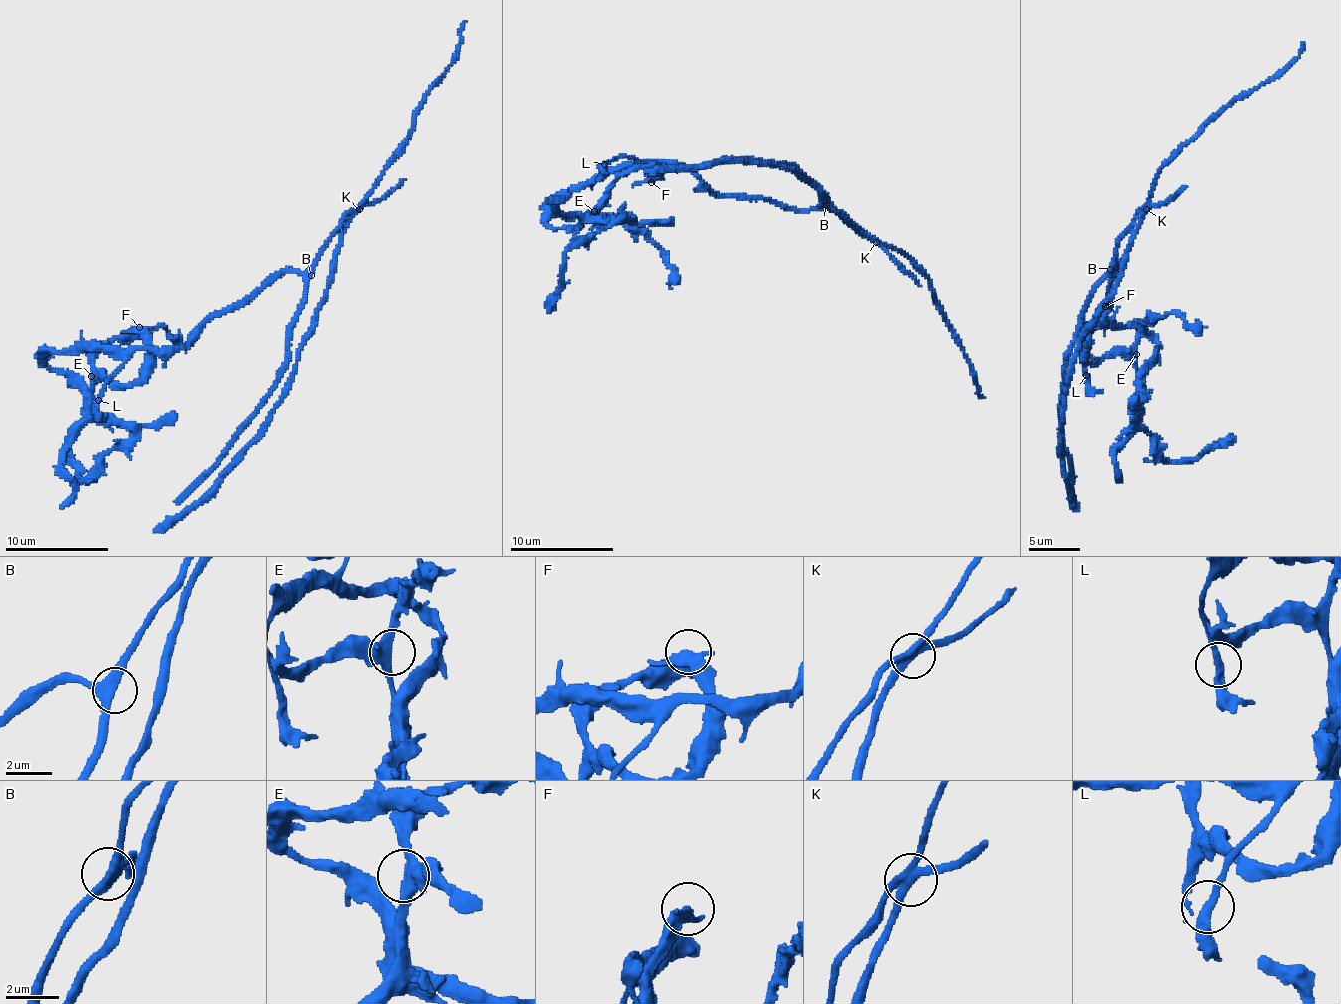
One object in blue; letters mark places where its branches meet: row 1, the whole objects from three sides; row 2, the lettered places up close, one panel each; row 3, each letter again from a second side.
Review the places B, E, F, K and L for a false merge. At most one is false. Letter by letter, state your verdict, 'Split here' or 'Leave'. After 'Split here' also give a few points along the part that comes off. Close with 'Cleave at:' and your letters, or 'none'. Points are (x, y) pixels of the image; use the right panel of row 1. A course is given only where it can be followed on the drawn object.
B: Leave
E: Leave
F: Leave
K: Split here. Course of the part to remove: (1145, 208), (1116, 293), (1080, 342), (1063, 407), (1061, 438), (1067, 485), (1077, 510)
L: Leave
Cleave at: K

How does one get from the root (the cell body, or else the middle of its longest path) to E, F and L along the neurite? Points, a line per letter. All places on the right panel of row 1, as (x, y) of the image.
E: (1115, 275), (1109, 284), (1112, 304), (1082, 333), (1087, 357), (1090, 362), (1136, 354)
F: (1115, 275), (1109, 284), (1112, 304), (1094, 325), (1083, 329), (1093, 322), (1093, 317), (1105, 306)
L: (1115, 275), (1109, 284), (1112, 304), (1094, 325), (1080, 327), (1083, 338), (1078, 346), (1086, 375)

